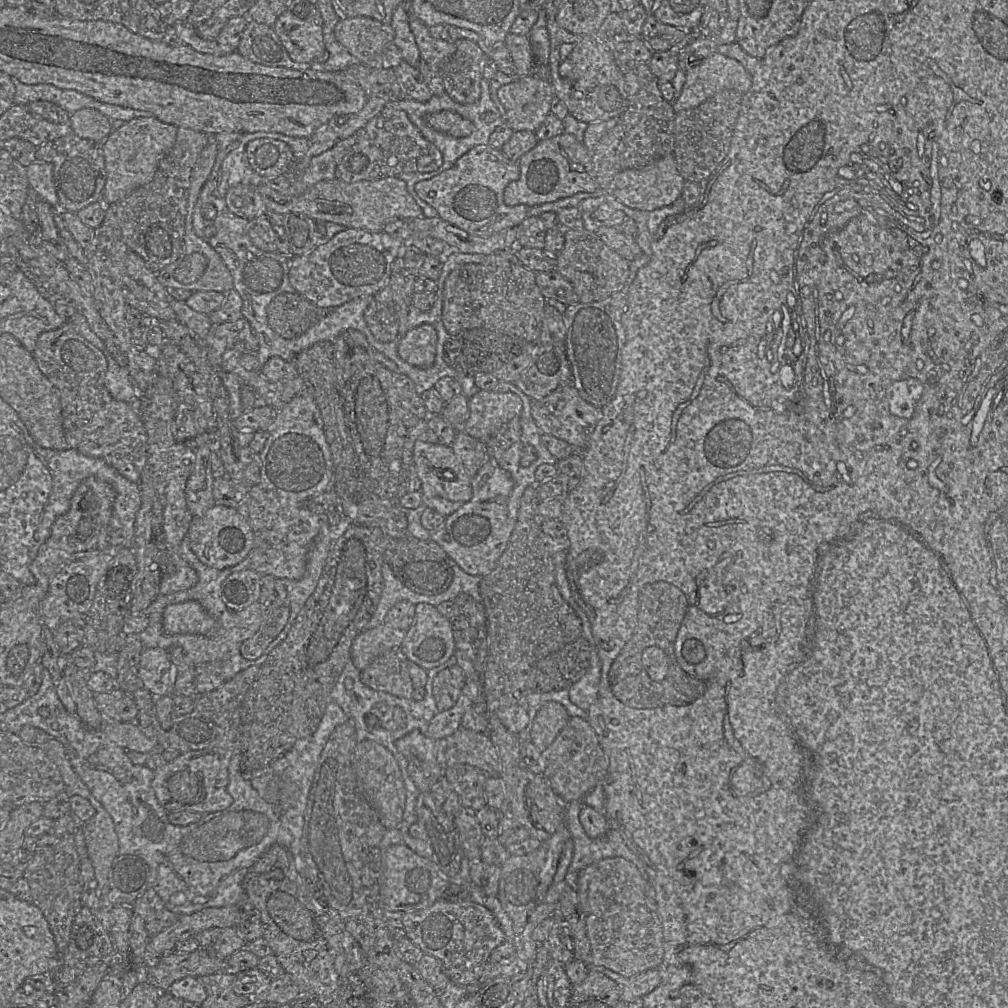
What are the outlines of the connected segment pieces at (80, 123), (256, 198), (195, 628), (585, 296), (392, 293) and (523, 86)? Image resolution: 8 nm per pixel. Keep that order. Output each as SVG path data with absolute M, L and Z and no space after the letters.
M83 108L72 114L68 125L80 138L102 143L112 132L112 121L93 108Z
M251 185L231 187L226 195L226 204L233 214L247 220L255 220L267 210L261 194Z
M186 601L166 607L163 629L168 635L207 635L216 626L216 620L196 601Z
M584 227L571 228L564 231L564 246L556 256L555 270L572 284L580 303L589 303L623 289L629 276L629 261L609 248L596 233Z
M406 245L404 253L392 263L391 275L386 286L373 295L371 302L364 312L367 327L376 340L389 343L399 339L400 325L406 320L412 304L413 286L418 278L418 268L423 263L425 254L420 250Z
M521 76L497 91L505 109L505 124L514 132L535 132L551 113L555 97L550 80Z

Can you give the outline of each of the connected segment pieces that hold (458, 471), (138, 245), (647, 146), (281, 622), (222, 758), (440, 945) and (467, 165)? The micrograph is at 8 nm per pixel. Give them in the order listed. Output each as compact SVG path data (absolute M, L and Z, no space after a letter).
M418 438L414 446L414 466L421 481L423 504L448 517L472 498L471 477L451 446L433 444Z
M178 127L175 144L160 161L153 180L114 203L124 242L155 273L175 262L184 251L191 175L208 142L208 134Z
M637 63L635 72L640 89L630 99L628 108L620 115L618 122L599 142L592 152L592 163L599 188L610 192L610 186L619 172L644 167L668 154L674 149L674 120L676 112L672 102L666 101L660 90L658 78L647 63Z
M263 575L258 603L262 614L261 626L254 636L240 645L240 654L247 660L262 656L288 621L290 604L283 579Z
M218 747L178 755L154 770L152 788L160 805L169 812L191 811L208 814L222 811L233 803L228 793L228 766L234 752Z
M440 898L430 907L405 912L402 923L405 936L423 953L439 959L449 980L458 985L476 984L491 952L506 940L491 911L472 901Z
M488 144L487 145L477 145L477 146L473 147L472 149L470 149L465 154L463 154L451 168L441 172L440 174L434 176L433 178L431 178L429 180L422 180L422 181L416 183L415 191L416 191L417 196L421 200L428 203L430 206L432 206L437 211L438 217L441 218L442 220L444 220L444 221L448 222L449 224L454 225L458 228L461 228L461 229L469 232L470 234L488 236L488 235L494 234L494 233L499 232L506 228L519 226L521 224L521 222L529 215L529 209L530 209L529 206L527 206L525 204L509 206L509 205L505 204L504 199L503 199L504 190L505 190L506 186L510 182L517 180L519 178L519 176L520 176L520 168L519 168L518 162L509 160L502 153L501 148L495 148Z

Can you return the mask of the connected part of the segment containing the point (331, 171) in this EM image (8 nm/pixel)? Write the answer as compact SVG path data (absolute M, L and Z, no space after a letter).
M358 132L338 142L331 149L312 158L308 168L301 177L303 185L309 188L320 181L336 179L336 167L357 140Z

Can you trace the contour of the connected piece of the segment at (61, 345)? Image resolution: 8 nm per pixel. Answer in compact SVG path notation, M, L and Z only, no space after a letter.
M66 323L42 333L33 356L40 371L59 392L69 447L87 457L104 460L129 481L140 483L147 462L148 436L140 415L128 403L114 399L105 387L108 363L103 352L83 338L74 324Z

